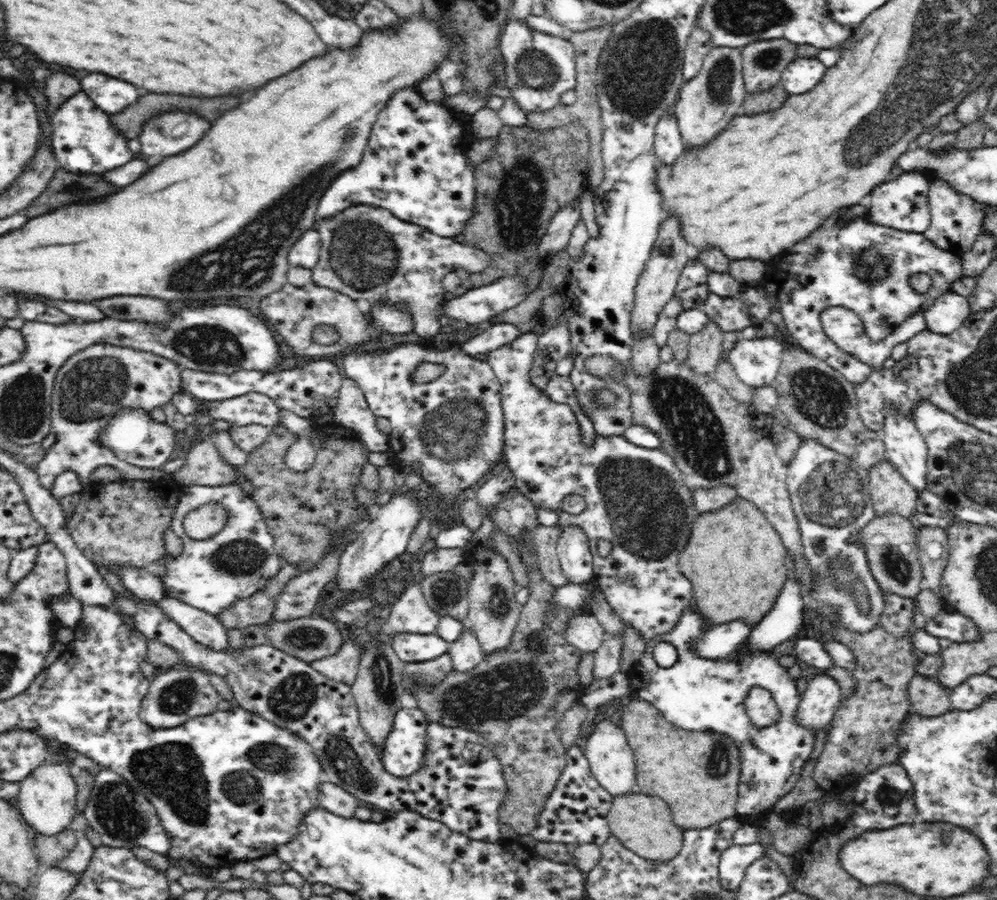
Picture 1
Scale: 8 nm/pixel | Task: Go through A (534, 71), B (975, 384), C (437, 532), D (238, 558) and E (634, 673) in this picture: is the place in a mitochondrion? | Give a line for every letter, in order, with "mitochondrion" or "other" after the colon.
A: mitochondrion
B: mitochondrion
C: other
D: mitochondrion
E: other

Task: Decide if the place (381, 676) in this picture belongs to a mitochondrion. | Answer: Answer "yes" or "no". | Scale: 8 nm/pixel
yes

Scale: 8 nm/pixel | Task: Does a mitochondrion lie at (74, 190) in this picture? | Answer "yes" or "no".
yes

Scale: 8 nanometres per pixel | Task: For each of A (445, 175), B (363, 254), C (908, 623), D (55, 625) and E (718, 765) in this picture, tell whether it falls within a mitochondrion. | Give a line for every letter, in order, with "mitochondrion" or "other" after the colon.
A: other
B: mitochondrion
C: other
D: other
E: mitochondrion

